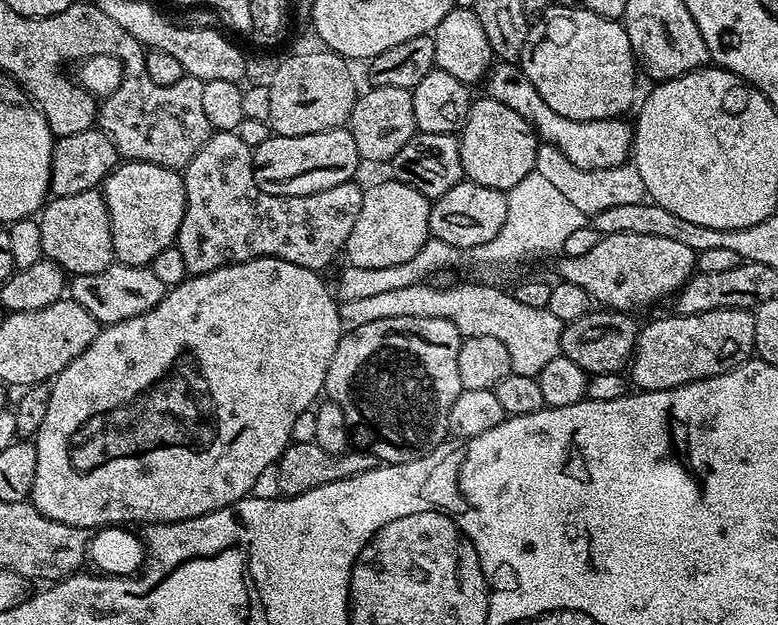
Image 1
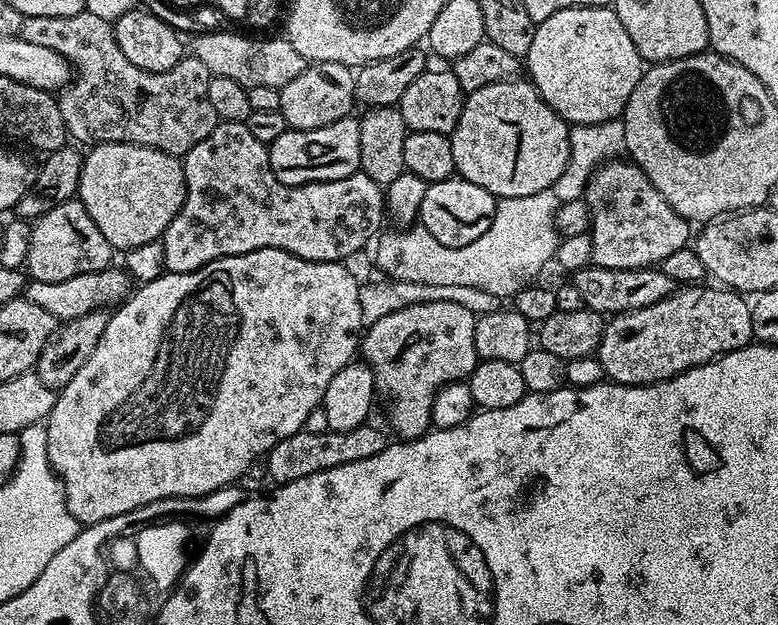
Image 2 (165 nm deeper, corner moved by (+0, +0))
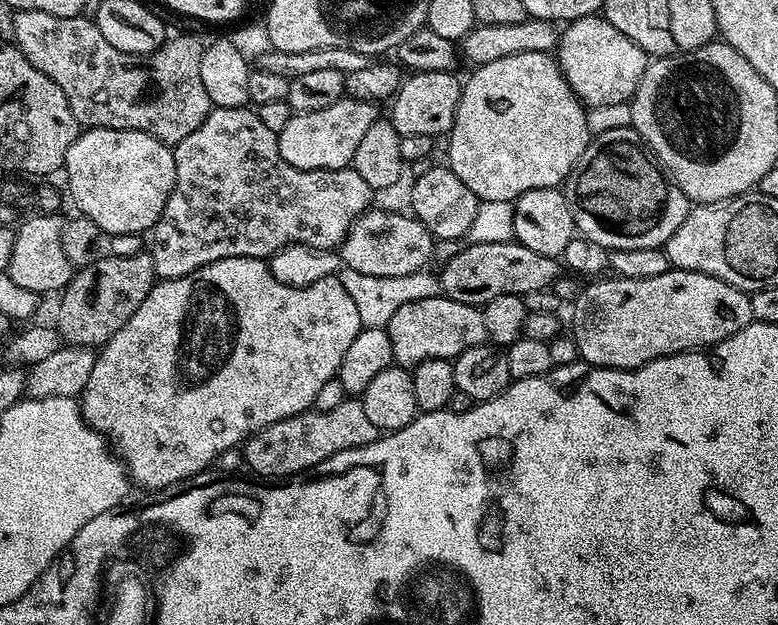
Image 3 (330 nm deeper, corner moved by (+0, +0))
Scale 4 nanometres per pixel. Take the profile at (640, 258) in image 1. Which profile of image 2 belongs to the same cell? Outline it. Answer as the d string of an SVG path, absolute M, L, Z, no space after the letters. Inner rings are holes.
M627 159L601 163L588 180L582 199L592 211L592 263L598 266L614 270L650 268L670 258L674 250L689 247L689 221L683 220L643 170Z

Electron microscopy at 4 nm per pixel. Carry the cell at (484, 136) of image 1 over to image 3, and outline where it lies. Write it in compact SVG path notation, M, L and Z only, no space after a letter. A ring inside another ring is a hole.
M527 52L526 54L510 54L506 58L498 58L498 62L486 62L479 65L473 72L476 73L469 80L463 81L454 126L446 137L446 143L448 143L447 167L451 168L454 174L458 174L458 178L462 178L462 182L466 182L466 186L470 186L472 193L482 202L485 200L490 202L510 200L514 202L519 196L526 194L526 190L560 188L567 181L568 175L574 171L578 158L582 158L590 139L590 131L587 126L588 113L585 105L577 100L560 70L560 65L547 52Z

